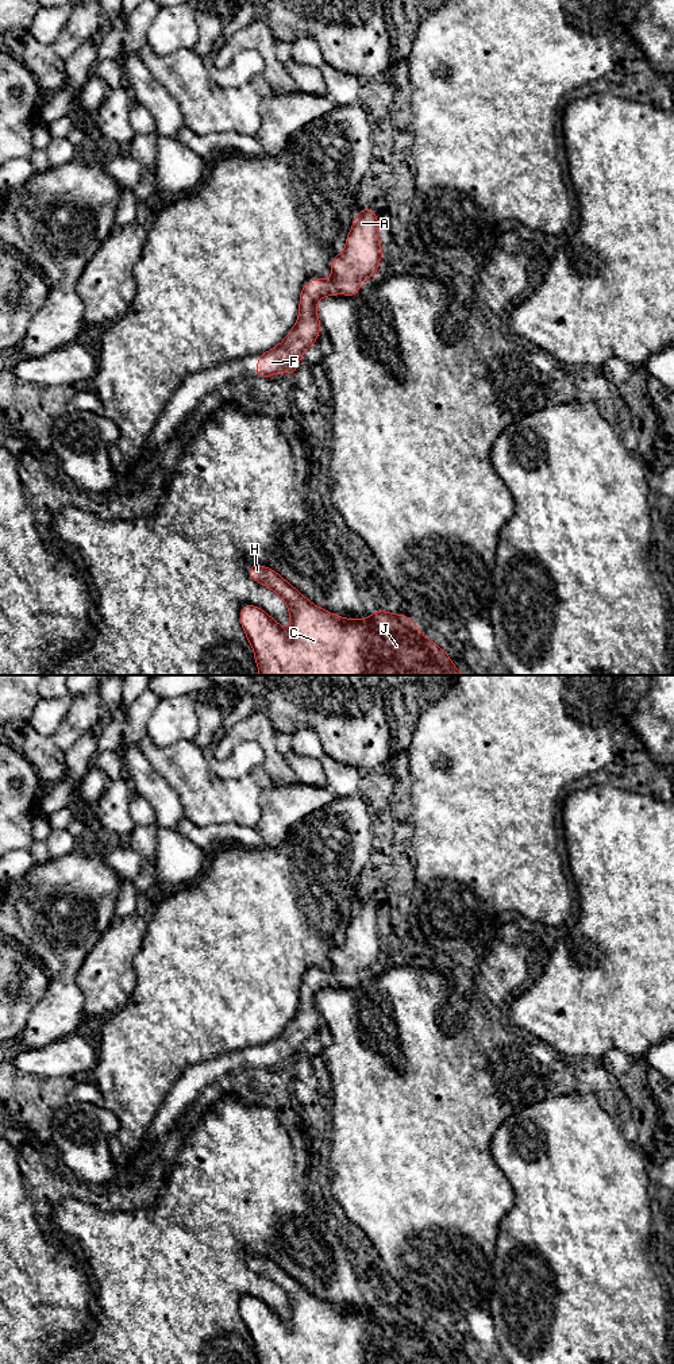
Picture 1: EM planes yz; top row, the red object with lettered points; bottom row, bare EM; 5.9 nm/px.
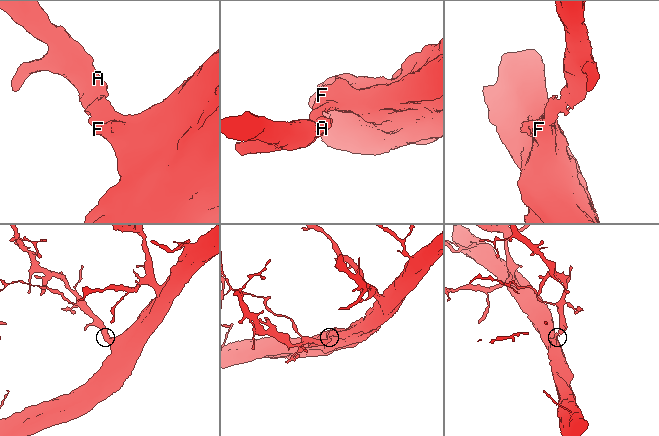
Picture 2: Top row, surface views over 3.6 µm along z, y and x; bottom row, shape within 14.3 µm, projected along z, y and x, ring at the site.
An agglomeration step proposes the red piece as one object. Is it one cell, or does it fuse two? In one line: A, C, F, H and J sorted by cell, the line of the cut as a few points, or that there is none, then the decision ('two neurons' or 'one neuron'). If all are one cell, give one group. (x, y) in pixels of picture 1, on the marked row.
groups A C F H J; cut none; one neuron

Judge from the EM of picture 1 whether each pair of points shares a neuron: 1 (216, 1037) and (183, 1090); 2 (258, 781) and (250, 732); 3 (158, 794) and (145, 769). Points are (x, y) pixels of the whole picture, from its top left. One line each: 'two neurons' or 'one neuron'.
1: two neurons
2: one neuron
3: one neuron

